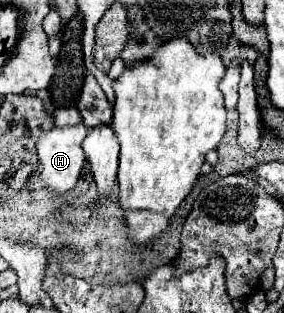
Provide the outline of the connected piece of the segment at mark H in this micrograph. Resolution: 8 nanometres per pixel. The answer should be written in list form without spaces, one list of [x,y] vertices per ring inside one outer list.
[[[54,126],[52,130],[48,130],[46,134],[40,136],[36,150],[38,150],[38,160],[40,160],[40,180],[44,184],[44,188],[56,196],[70,192],[82,172],[82,166],[86,162],[86,154],[82,150],[82,140],[86,136],[86,126],[66,126],[66,128],[58,128]]]

